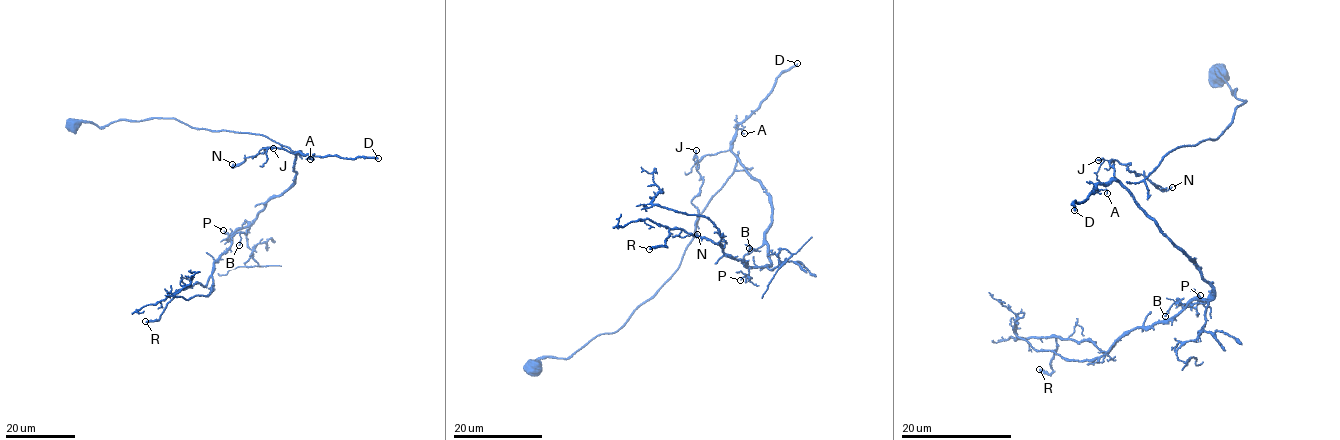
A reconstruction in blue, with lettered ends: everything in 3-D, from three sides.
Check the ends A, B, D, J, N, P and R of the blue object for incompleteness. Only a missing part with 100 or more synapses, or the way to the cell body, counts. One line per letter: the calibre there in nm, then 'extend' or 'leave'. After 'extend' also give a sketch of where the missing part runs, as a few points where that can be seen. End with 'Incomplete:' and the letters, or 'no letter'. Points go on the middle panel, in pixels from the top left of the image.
A: 120 nm thick; leave
B: 110 nm thick; leave
D: 240 nm thick; extend
J: 120 nm thick; leave
N: 130 nm thick; leave
P: 130 nm thick; leave
R: 240 nm thick; leave
Incomplete: D

